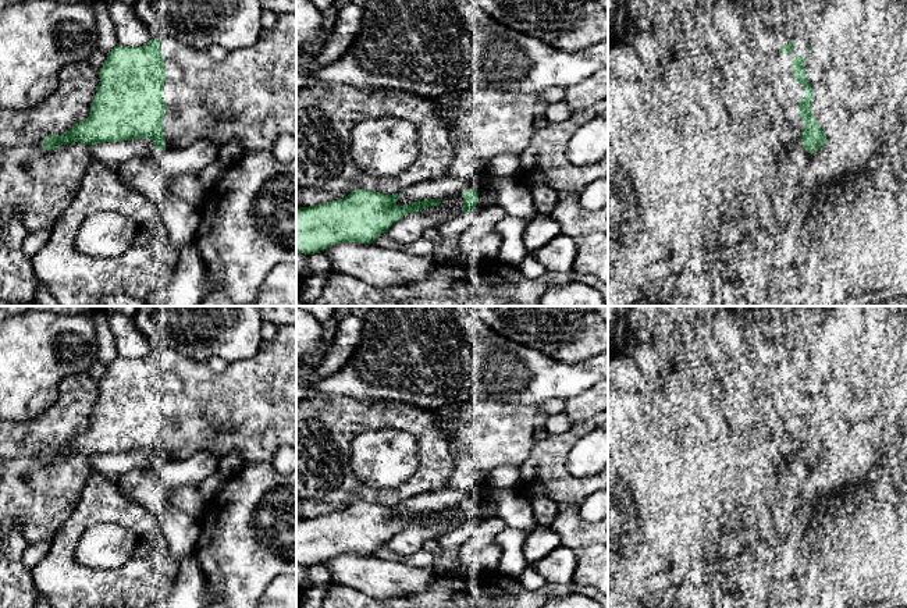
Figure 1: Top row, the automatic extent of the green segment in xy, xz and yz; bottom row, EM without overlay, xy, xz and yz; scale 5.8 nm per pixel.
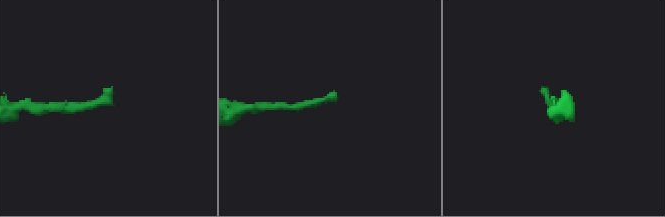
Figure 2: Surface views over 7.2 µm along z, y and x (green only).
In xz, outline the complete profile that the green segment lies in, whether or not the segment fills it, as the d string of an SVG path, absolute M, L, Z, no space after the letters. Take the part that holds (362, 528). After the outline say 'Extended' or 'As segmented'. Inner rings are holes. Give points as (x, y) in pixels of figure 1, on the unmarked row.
M355 501L342 511L296 520L296 565L313 566L341 554L373 555L403 527L442 513L399 518L398 509L398 505Z. As segmented

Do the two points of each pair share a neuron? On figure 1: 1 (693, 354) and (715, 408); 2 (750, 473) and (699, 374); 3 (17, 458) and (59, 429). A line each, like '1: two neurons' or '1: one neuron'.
1: one neuron
2: two neurons
3: one neuron

